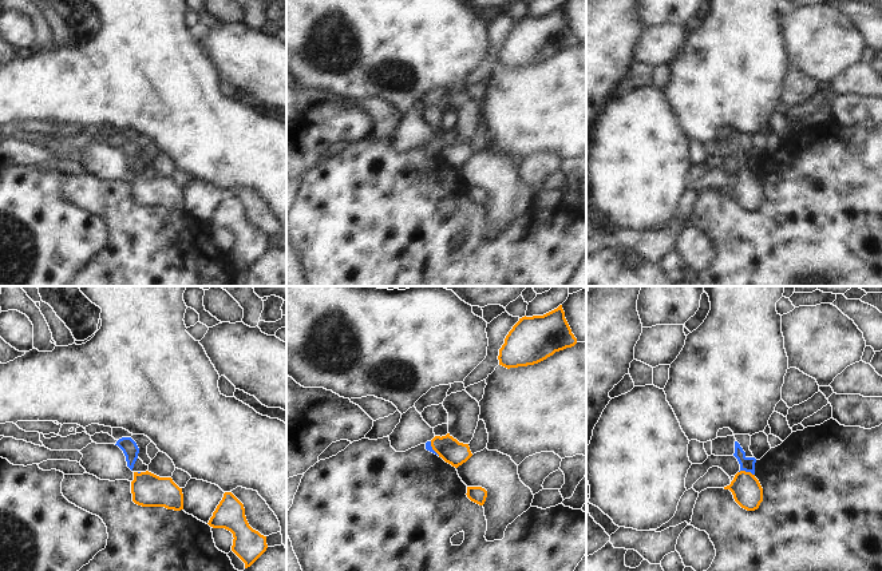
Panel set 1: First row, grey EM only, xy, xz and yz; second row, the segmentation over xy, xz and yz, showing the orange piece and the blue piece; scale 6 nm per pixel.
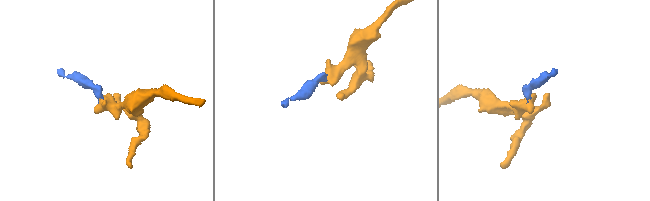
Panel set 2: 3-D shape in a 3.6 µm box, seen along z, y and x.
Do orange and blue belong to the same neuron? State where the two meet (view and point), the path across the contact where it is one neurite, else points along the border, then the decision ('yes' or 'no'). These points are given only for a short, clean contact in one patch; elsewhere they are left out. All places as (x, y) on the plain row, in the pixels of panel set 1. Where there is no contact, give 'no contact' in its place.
contact yz (747, 173); way yz (746, 189), (747, 173), (747, 165); yes

